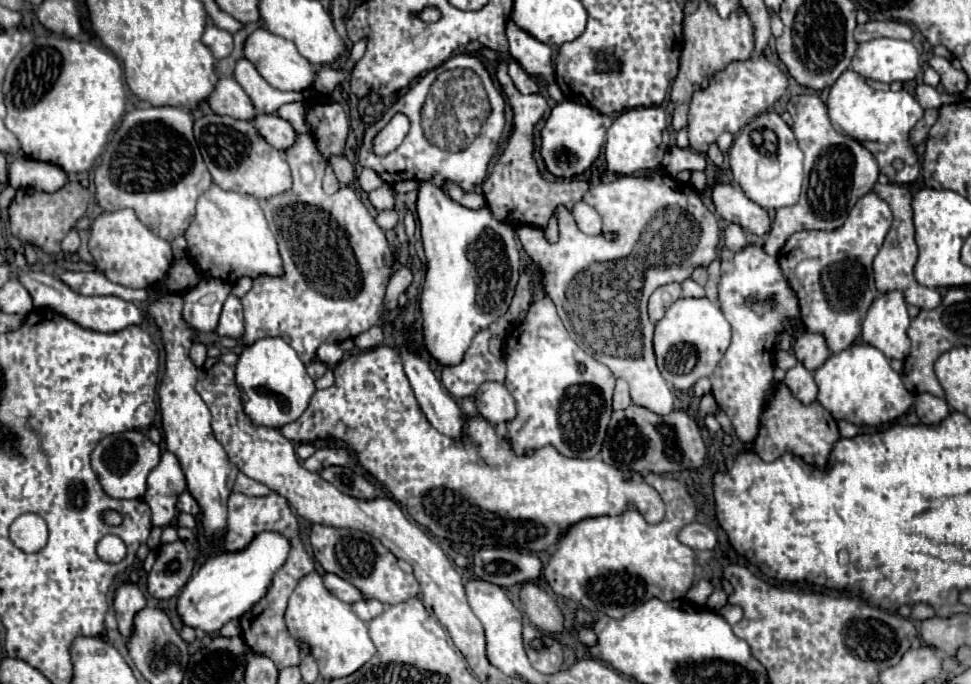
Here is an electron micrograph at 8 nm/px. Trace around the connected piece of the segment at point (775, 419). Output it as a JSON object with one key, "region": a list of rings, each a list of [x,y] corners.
{"region":[[[779,382],[773,388],[773,394],[763,408],[759,434],[753,442],[753,448],[765,462],[773,462],[783,452],[791,452],[795,456],[801,456],[805,462],[813,464],[815,468],[825,468],[829,452],[837,440],[839,440],[839,430],[835,418],[819,402],[811,404],[799,402],[791,394],[787,384]]]}

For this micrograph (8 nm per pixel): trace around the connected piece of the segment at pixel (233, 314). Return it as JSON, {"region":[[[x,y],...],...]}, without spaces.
{"region":[[[229,296],[225,300],[223,312],[219,318],[219,326],[217,326],[217,334],[219,336],[231,336],[231,338],[243,336],[243,308],[241,308],[239,298]]]}

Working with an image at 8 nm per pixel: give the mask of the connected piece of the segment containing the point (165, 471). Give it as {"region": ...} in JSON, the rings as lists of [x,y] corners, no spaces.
{"region":[[[165,452],[159,466],[151,470],[147,478],[147,492],[143,496],[151,508],[153,526],[169,526],[175,520],[175,504],[183,490],[187,490],[187,482],[181,464],[175,454]]]}

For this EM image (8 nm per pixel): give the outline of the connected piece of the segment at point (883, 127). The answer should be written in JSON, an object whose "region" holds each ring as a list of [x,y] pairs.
{"region":[[[845,70],[831,86],[827,98],[829,118],[839,134],[863,144],[877,160],[881,172],[897,184],[911,184],[921,174],[921,158],[911,144],[911,130],[921,120],[923,108],[907,90],[873,90],[859,74]]]}

